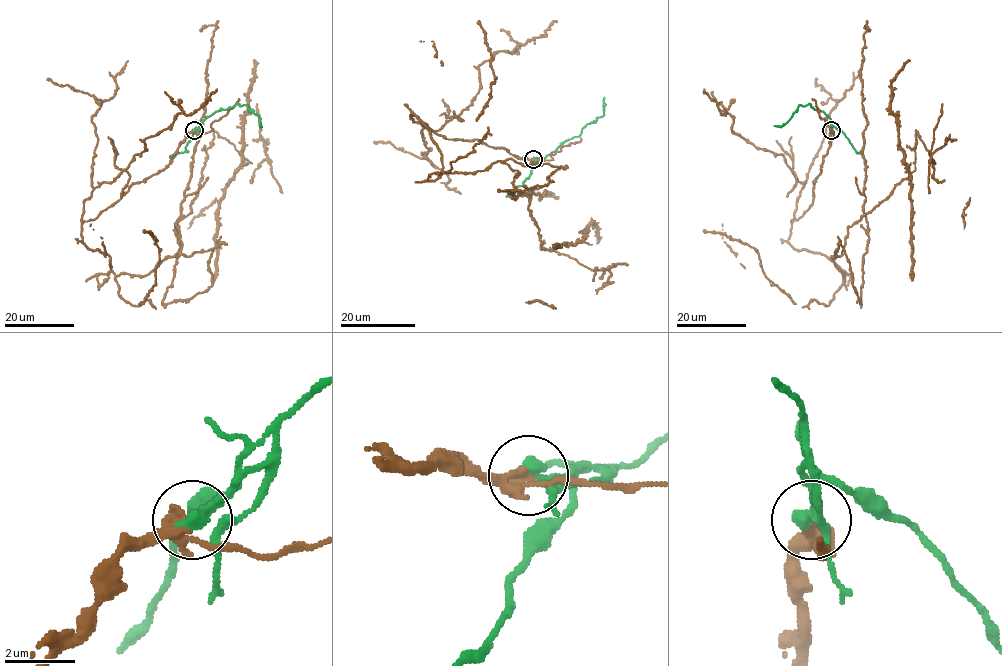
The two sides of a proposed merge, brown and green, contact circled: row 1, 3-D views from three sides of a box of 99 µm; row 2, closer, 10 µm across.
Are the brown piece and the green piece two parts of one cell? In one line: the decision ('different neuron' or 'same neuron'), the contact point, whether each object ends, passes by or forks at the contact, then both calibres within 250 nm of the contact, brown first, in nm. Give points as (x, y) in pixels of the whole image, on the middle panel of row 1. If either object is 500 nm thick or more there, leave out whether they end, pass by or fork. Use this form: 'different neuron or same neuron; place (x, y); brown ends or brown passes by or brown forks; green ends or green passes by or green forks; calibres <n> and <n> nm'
different neuron; place (533, 159); brown forks; green ends; calibres 220 and 400 nm

